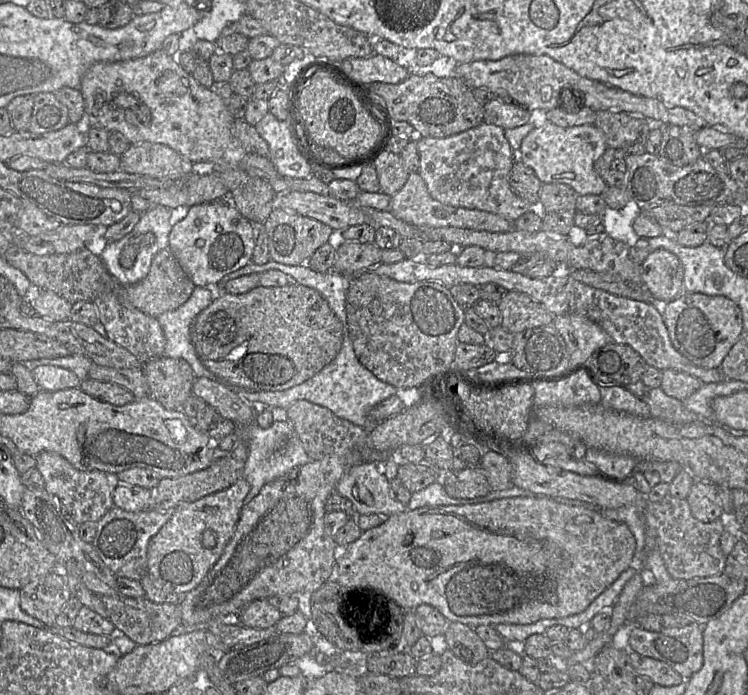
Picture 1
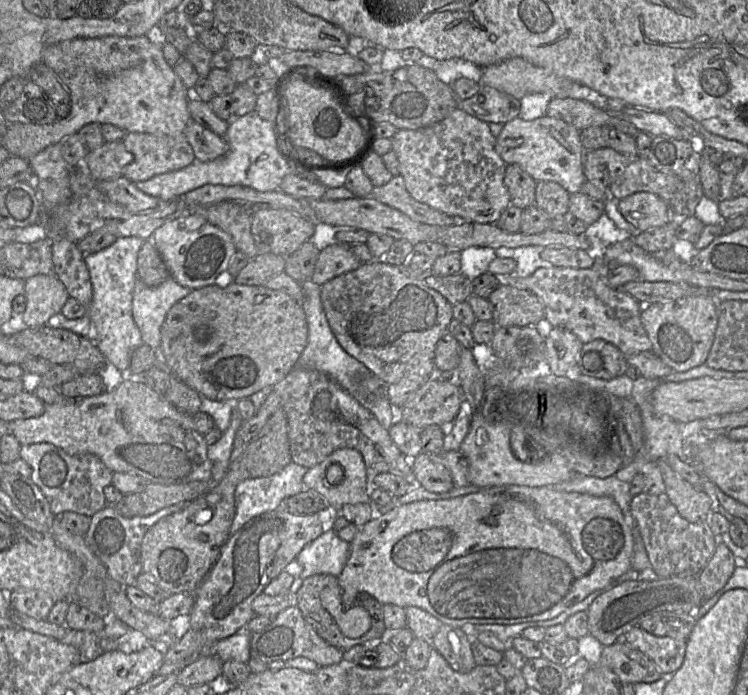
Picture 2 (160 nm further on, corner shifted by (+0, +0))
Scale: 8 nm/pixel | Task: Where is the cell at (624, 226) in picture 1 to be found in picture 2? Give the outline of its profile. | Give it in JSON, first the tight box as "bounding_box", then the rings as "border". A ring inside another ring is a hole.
{"bounding_box":[584,212,632,260],"border":[[[605,212],[588,226],[584,234],[589,242],[589,249],[586,251],[593,260],[605,259],[605,252],[609,246],[632,237],[627,231],[618,228]]]}

